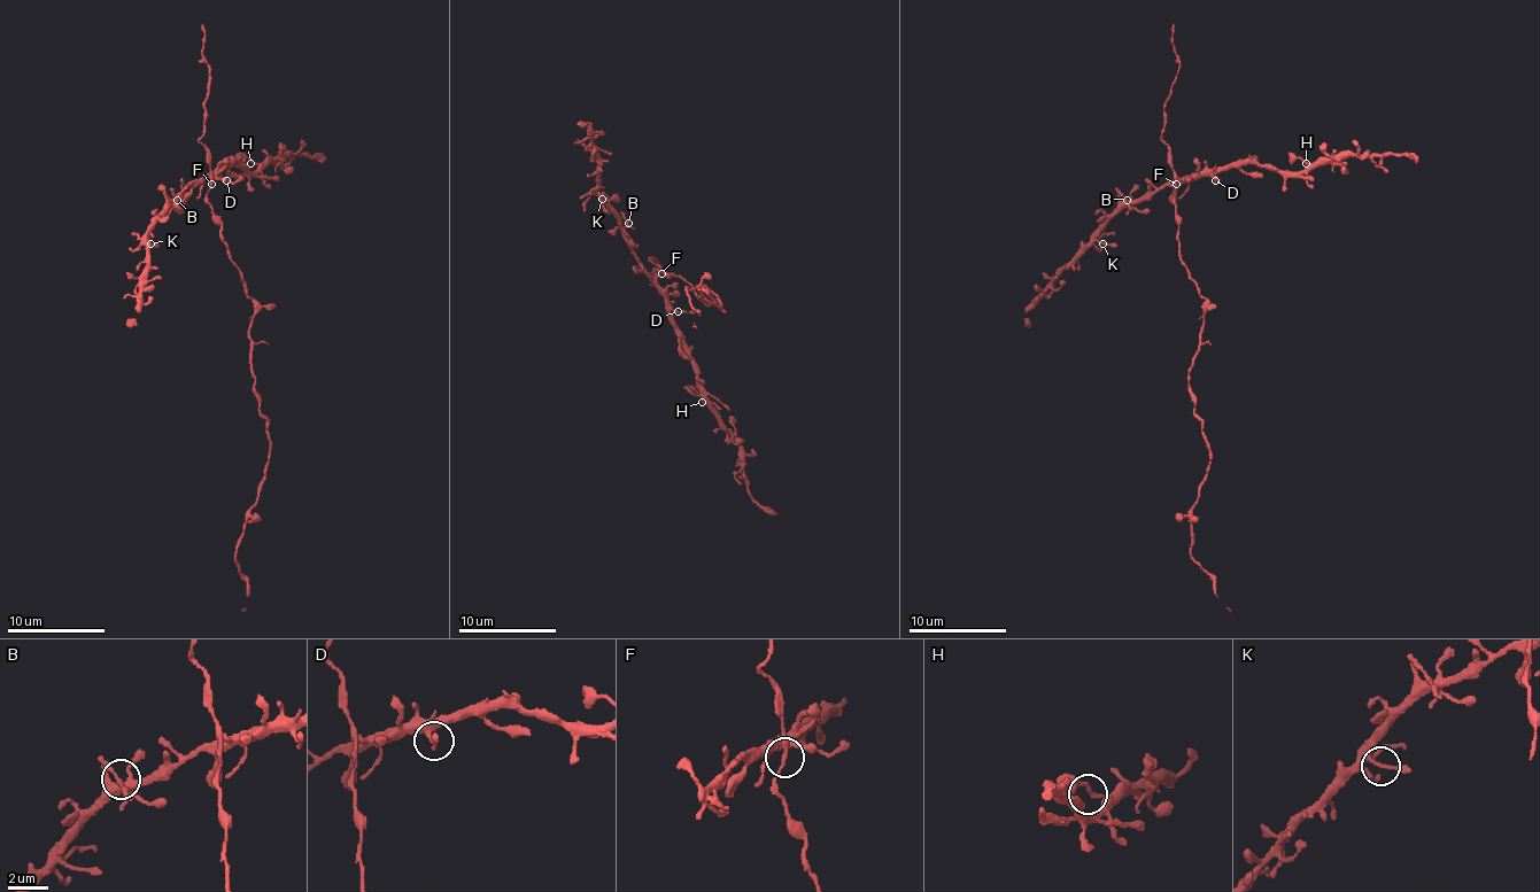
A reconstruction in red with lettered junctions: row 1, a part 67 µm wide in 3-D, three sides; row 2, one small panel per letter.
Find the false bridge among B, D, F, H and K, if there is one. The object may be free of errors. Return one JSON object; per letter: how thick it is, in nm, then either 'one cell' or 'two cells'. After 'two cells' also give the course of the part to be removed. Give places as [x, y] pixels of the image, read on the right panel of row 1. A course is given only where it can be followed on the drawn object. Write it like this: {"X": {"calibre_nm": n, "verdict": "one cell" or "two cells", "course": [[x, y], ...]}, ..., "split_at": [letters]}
{"B": {"calibre_nm": 170, "verdict": "one cell"}, "D": {"calibre_nm": 170, "verdict": "one cell"}, "F": {"calibre_nm": 140, "verdict": "one cell"}, "H": {"calibre_nm": 150, "verdict": "one cell"}, "K": {"calibre_nm": 200, "verdict": "one cell"}, "split_at": []}

